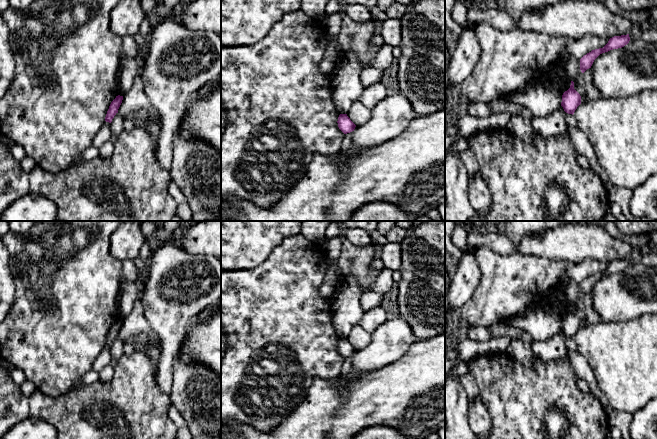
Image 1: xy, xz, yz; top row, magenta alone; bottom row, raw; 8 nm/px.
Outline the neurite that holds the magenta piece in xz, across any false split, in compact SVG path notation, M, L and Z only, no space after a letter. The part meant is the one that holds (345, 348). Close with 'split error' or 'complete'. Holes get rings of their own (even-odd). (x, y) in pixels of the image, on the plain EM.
M340 338L338 341L338 351L344 357L350 357L354 355L356 349L350 344L347 338Z; complete

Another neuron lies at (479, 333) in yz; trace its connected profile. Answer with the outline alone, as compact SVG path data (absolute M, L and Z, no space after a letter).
M483 325L465 327L462 336L476 342L485 342L493 339L488 327Z

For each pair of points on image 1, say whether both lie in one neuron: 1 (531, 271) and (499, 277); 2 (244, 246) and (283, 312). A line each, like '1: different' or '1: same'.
1: same
2: different

